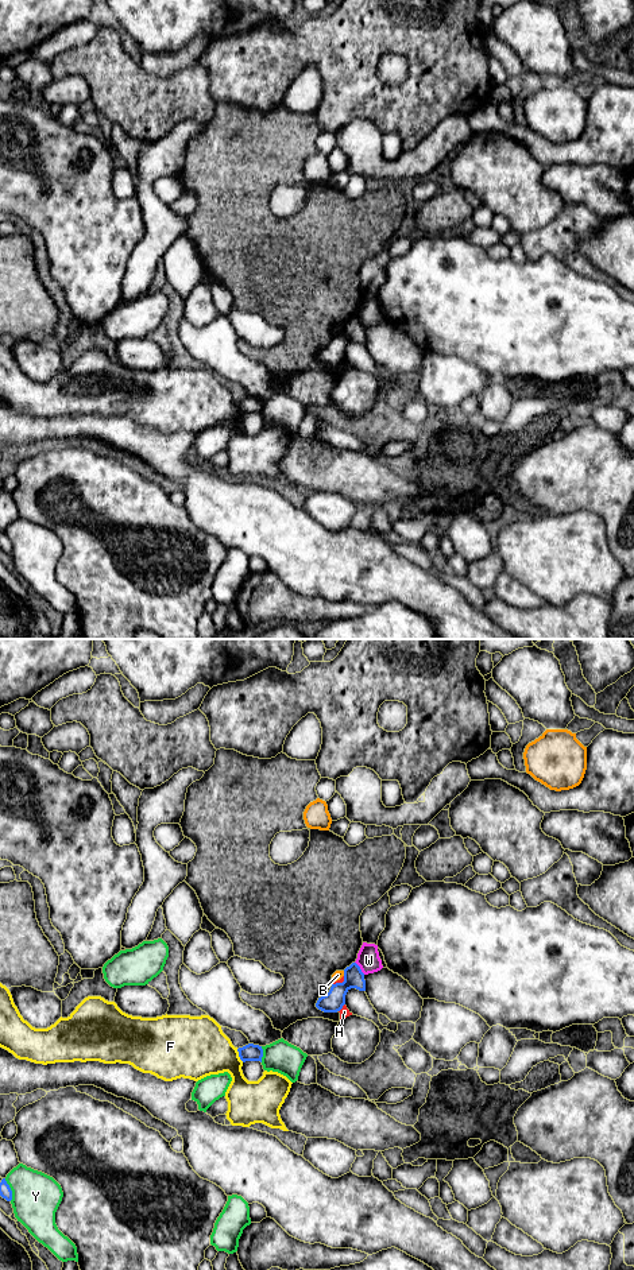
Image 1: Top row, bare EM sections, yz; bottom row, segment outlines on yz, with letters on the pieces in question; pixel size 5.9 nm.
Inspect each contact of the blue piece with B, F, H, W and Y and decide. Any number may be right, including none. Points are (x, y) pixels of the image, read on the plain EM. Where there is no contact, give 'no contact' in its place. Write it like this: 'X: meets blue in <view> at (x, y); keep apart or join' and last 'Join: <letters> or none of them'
B: meets blue in yz at (344, 326); keep apart
F: meets blue in yz at (239, 409); keep apart
H: meets blue in yz at (341, 360); keep apart
W: meets blue in yz at (359, 321); keep apart
Y: meets blue in yz at (262, 407); keep apart
Join: none of them

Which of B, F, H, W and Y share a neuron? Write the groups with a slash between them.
B / F / H / W / Y

